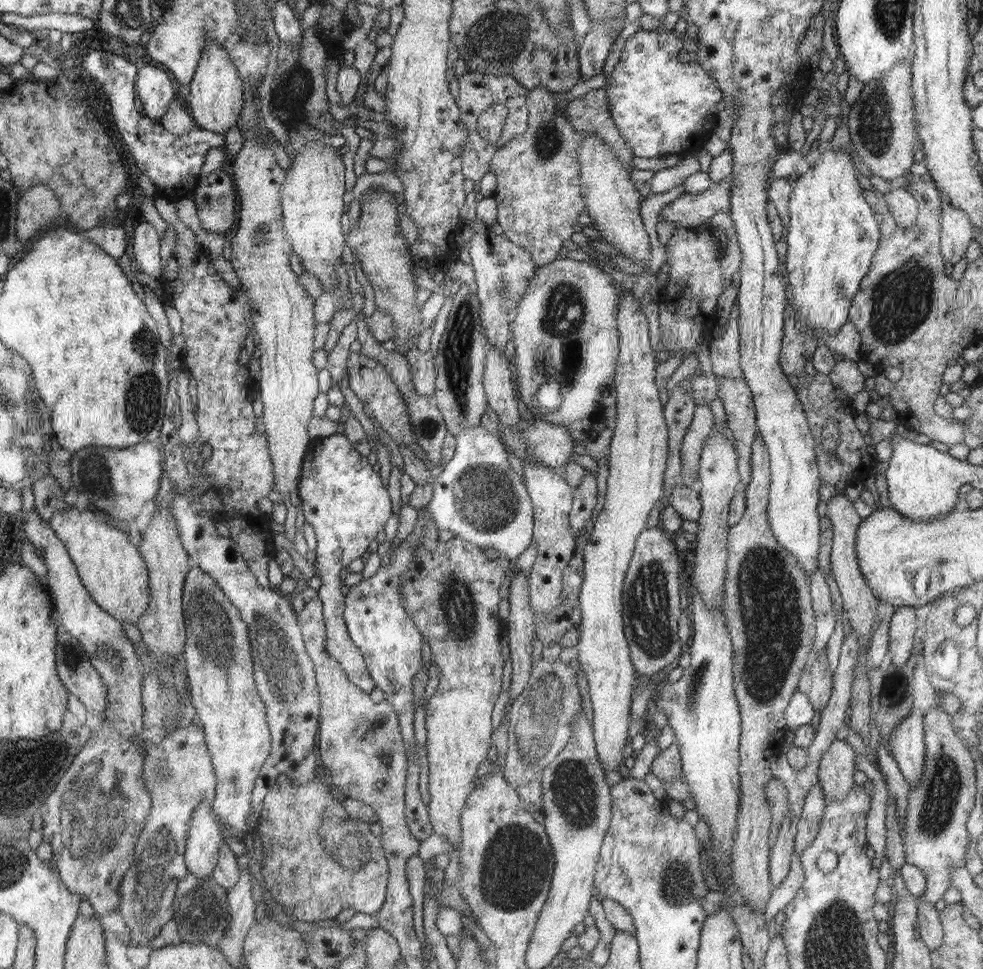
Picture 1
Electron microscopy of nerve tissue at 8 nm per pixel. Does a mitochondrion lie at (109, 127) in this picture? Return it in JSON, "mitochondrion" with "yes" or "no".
{"mitochondrion":"no"}

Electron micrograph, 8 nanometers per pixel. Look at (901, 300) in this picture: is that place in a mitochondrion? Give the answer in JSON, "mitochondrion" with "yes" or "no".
{"mitochondrion":"yes"}

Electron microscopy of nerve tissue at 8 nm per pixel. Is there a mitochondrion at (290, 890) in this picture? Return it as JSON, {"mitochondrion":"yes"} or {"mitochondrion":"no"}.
{"mitochondrion":"no"}

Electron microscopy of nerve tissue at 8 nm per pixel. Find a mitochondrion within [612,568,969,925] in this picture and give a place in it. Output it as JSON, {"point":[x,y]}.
{"point":[936,810]}

